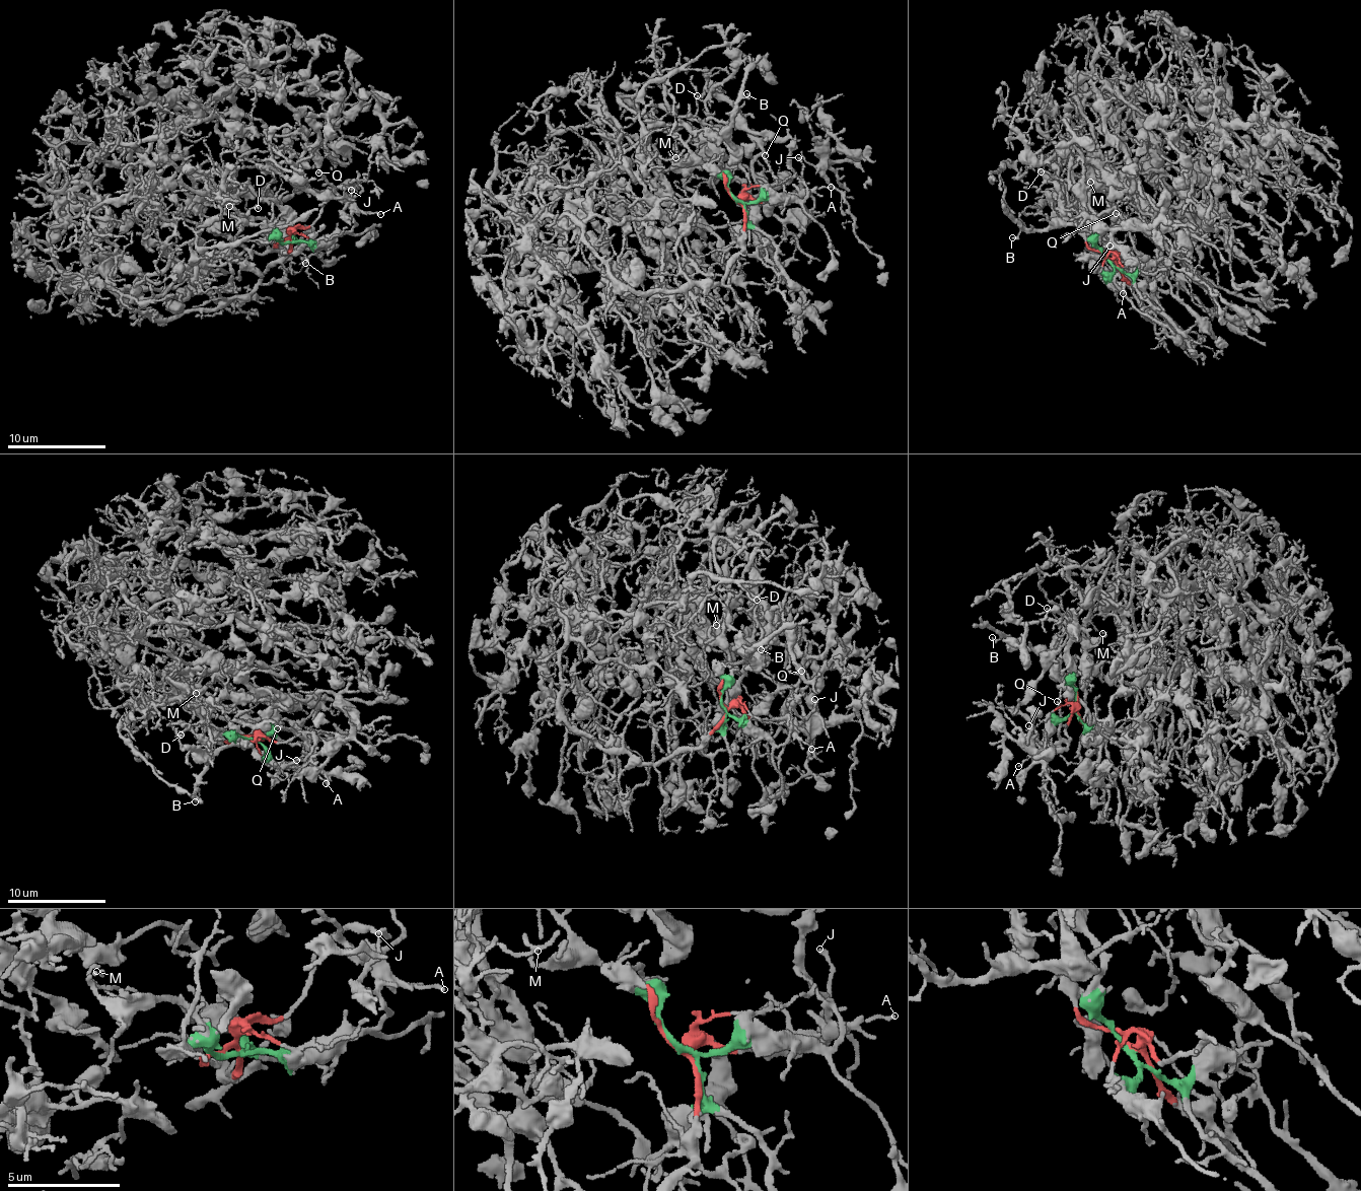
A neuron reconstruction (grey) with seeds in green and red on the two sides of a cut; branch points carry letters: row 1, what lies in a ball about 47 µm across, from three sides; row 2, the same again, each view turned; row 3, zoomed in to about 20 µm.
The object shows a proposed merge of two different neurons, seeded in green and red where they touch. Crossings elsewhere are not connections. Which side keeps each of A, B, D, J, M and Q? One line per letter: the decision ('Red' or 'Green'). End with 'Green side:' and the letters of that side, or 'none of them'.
A: Green
B: Green
D: Green
J: Red
M: Green
Q: Red
Green side: A, B, D, M

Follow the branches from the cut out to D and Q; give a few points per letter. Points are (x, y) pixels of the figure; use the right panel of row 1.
D: (1112, 261), (1095, 243), (1097, 220), (1076, 192), (1068, 128), (1069, 171), (1065, 179), (1040, 172)
Q: (1112, 261), (1120, 257), (1121, 266), (1142, 256), (1117, 213)

